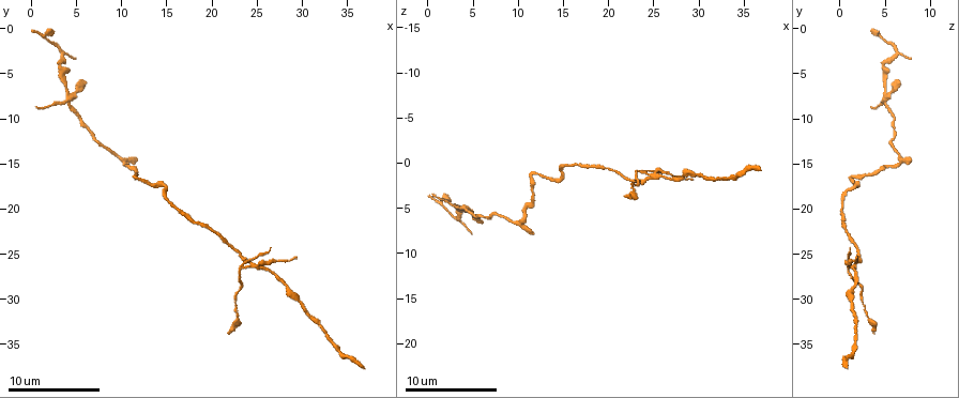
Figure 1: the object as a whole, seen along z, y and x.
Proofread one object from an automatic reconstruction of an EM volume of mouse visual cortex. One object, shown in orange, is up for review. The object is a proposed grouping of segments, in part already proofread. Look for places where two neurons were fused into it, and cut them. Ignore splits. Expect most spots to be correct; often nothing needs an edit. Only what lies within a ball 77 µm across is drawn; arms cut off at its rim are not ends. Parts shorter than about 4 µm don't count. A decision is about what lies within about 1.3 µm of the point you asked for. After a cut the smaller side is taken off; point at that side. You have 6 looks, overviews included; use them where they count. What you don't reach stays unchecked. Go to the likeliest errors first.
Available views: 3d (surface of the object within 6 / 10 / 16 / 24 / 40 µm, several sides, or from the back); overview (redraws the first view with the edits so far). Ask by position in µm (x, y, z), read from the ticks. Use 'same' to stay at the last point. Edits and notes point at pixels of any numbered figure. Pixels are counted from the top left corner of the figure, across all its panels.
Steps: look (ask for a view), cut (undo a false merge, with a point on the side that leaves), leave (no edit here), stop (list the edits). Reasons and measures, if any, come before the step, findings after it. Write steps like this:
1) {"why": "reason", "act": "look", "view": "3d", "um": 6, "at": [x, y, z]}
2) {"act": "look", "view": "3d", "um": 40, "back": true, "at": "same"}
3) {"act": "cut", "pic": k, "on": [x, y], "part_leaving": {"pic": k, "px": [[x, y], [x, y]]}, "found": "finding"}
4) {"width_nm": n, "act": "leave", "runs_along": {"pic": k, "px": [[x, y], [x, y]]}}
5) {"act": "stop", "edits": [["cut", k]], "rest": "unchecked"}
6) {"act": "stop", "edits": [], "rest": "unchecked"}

{"why": "looks like a crossing", "act": "look", "view": "3d", "um": 6, "at": [25.2, 26.0, 0.6]}

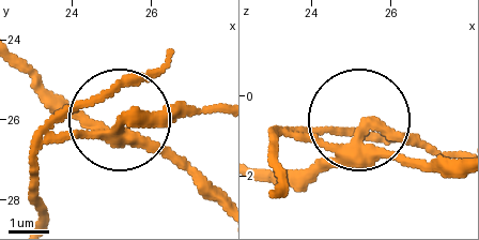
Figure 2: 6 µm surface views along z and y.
{"act": "cut", "pic": 2, "on": [127, 75], "part_leaving": {"pic": 2, "px": [[102, 134], [43, 145], [33, 165], [40, 216]]}, "found": "a second neuron is stuck on"}

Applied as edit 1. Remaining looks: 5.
{"act": "look", "view": "overview"}

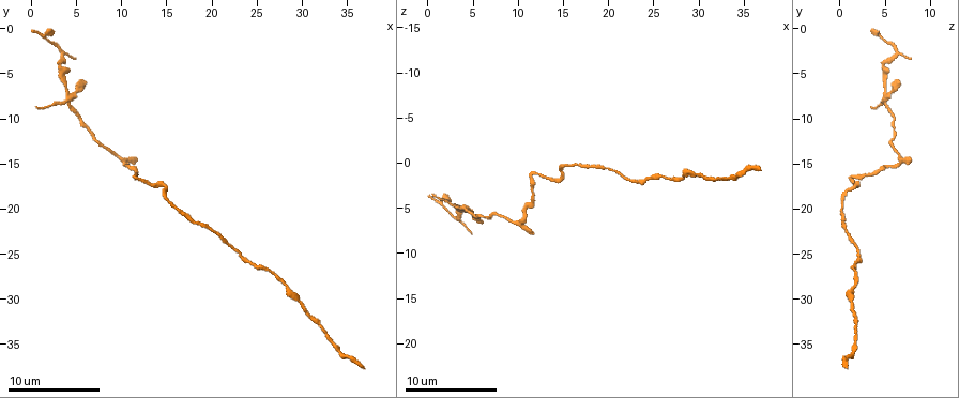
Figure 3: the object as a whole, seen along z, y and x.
{"why": "sudden change in width", "act": "look", "view": "3d", "um": 10, "at": [3.6, 2.6, 6.0]}

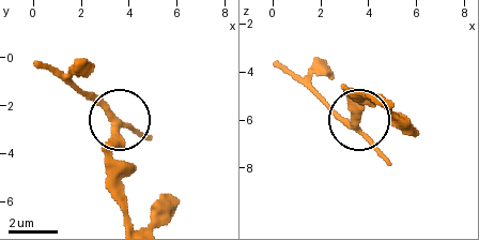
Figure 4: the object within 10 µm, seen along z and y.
{"act": "look", "view": "3d", "um": 10, "back": true, "at": [3.4, 2.5, 6.2]}

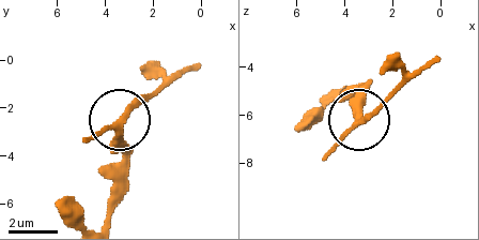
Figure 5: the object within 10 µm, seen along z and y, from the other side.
{"act": "leave", "found": "one neuron here"}

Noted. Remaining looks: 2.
{"act": "look", "view": "3d", "um": 10, "at": [14.8, 18.0, 0.8]}

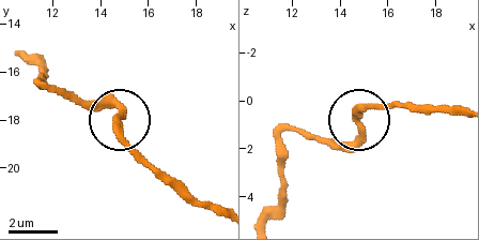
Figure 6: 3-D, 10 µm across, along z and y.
{"act": "leave", "runs_along": {"pic": 6, "px": [[121, 122], [126, 143], [161, 177]]}, "found": "continuous, no second neuron"}

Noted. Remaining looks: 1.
{"act": "stop", "edits": [["cut", 2]], "rest": "unchecked"}

